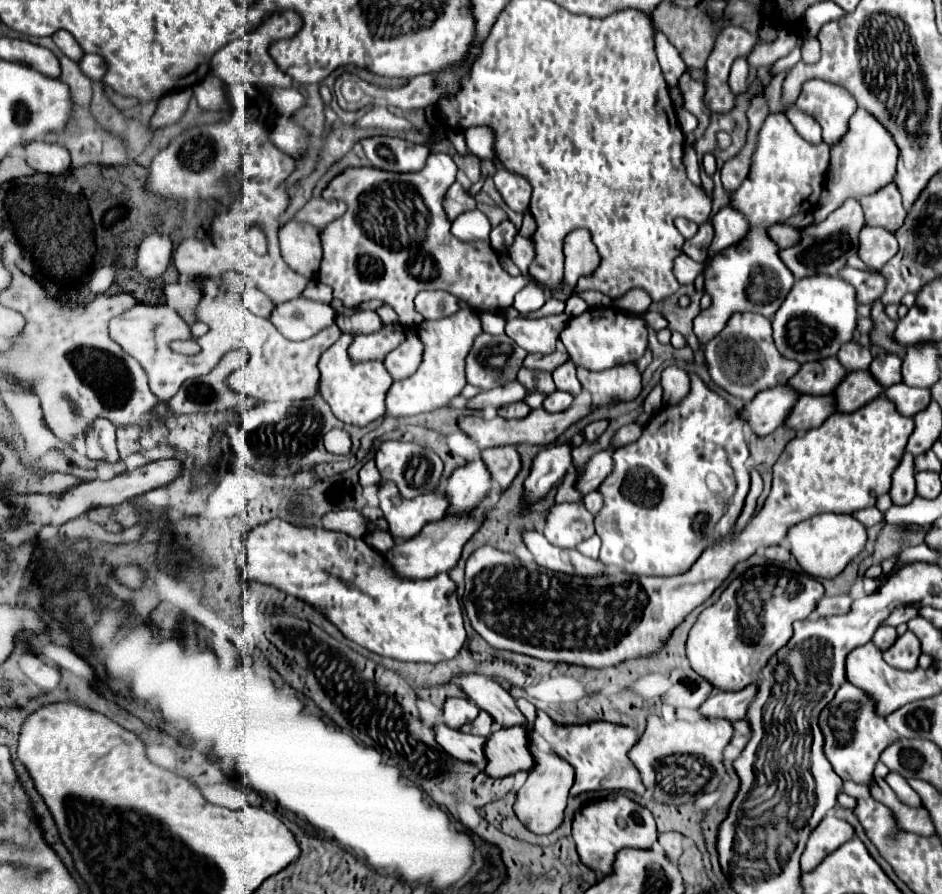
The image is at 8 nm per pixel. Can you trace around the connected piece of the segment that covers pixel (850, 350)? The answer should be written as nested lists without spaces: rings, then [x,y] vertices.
[[[850,342],[850,344],[844,344],[836,356],[840,360],[840,364],[852,372],[852,370],[868,370],[870,362],[872,362],[872,354],[868,348],[856,344],[856,342]]]

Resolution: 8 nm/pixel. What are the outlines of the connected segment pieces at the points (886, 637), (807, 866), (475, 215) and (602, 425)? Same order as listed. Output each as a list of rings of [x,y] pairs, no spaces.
[[[880,626],[880,628],[874,632],[872,642],[874,642],[880,650],[888,650],[888,648],[894,644],[896,638],[898,638],[898,636],[896,636],[896,630],[894,630],[892,626]]]
[[[828,814],[808,838],[806,850],[802,854],[802,872],[812,872],[832,850],[842,846],[852,836],[854,828],[848,822]]]
[[[478,209],[464,212],[452,222],[452,234],[462,242],[490,242],[490,222]]]
[[[598,420],[598,422],[588,424],[588,426],[584,428],[584,440],[586,440],[586,442],[598,440],[600,434],[606,430],[606,426],[608,426],[608,420]]]

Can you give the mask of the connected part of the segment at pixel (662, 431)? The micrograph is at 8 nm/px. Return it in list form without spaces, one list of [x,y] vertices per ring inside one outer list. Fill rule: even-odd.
[[[690,374],[692,388],[690,394],[683,398],[678,406],[664,408],[652,416],[652,420],[644,426],[640,440],[626,444],[614,452],[614,470],[606,480],[598,486],[598,492],[604,498],[604,506],[596,514],[596,534],[602,538],[600,560],[606,566],[616,566],[622,572],[644,574],[644,576],[676,576],[686,570],[700,558],[706,548],[716,546],[732,532],[732,524],[736,522],[744,498],[750,488],[748,472],[746,472],[746,438],[742,420],[736,416],[736,410],[728,406],[728,402],[706,388],[706,384]],[[706,476],[718,476],[720,484],[736,484],[738,496],[732,498],[734,504],[726,510],[726,502],[720,500],[706,486]],[[726,512],[726,522],[718,524]]]

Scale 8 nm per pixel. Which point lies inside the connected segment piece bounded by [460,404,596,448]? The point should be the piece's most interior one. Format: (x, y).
(539, 428)

